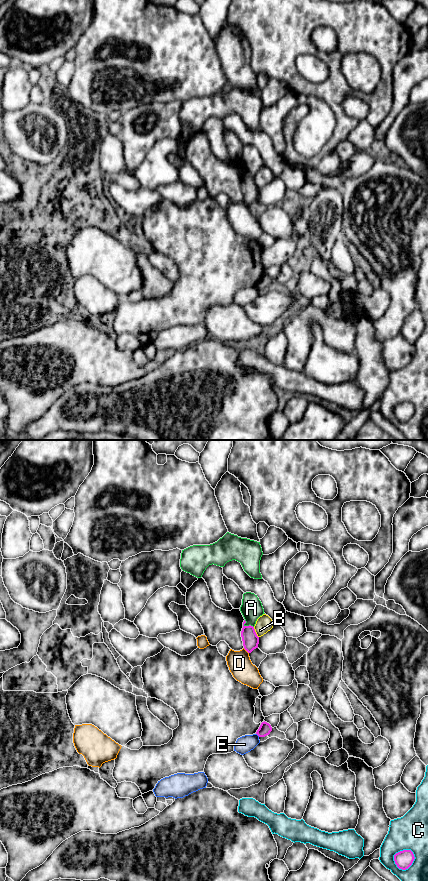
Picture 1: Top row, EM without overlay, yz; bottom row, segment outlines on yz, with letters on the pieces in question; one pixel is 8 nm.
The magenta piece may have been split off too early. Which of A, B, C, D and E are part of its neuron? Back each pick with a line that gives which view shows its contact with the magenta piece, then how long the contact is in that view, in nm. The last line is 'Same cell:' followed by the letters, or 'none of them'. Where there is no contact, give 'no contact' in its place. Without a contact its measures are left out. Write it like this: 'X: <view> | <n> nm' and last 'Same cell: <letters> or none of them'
Same cell: none of them

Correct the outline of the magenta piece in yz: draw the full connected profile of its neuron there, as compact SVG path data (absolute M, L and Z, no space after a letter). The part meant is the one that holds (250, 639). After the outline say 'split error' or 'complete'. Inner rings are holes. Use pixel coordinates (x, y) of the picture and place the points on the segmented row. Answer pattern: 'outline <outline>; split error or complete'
outline M246 621L243 622L243 628L241 631L241 637L243 641L244 649L251 653L254 649L258 648L259 644L259 637L257 636L255 629L253 626L245 626L244 624Z; complete

